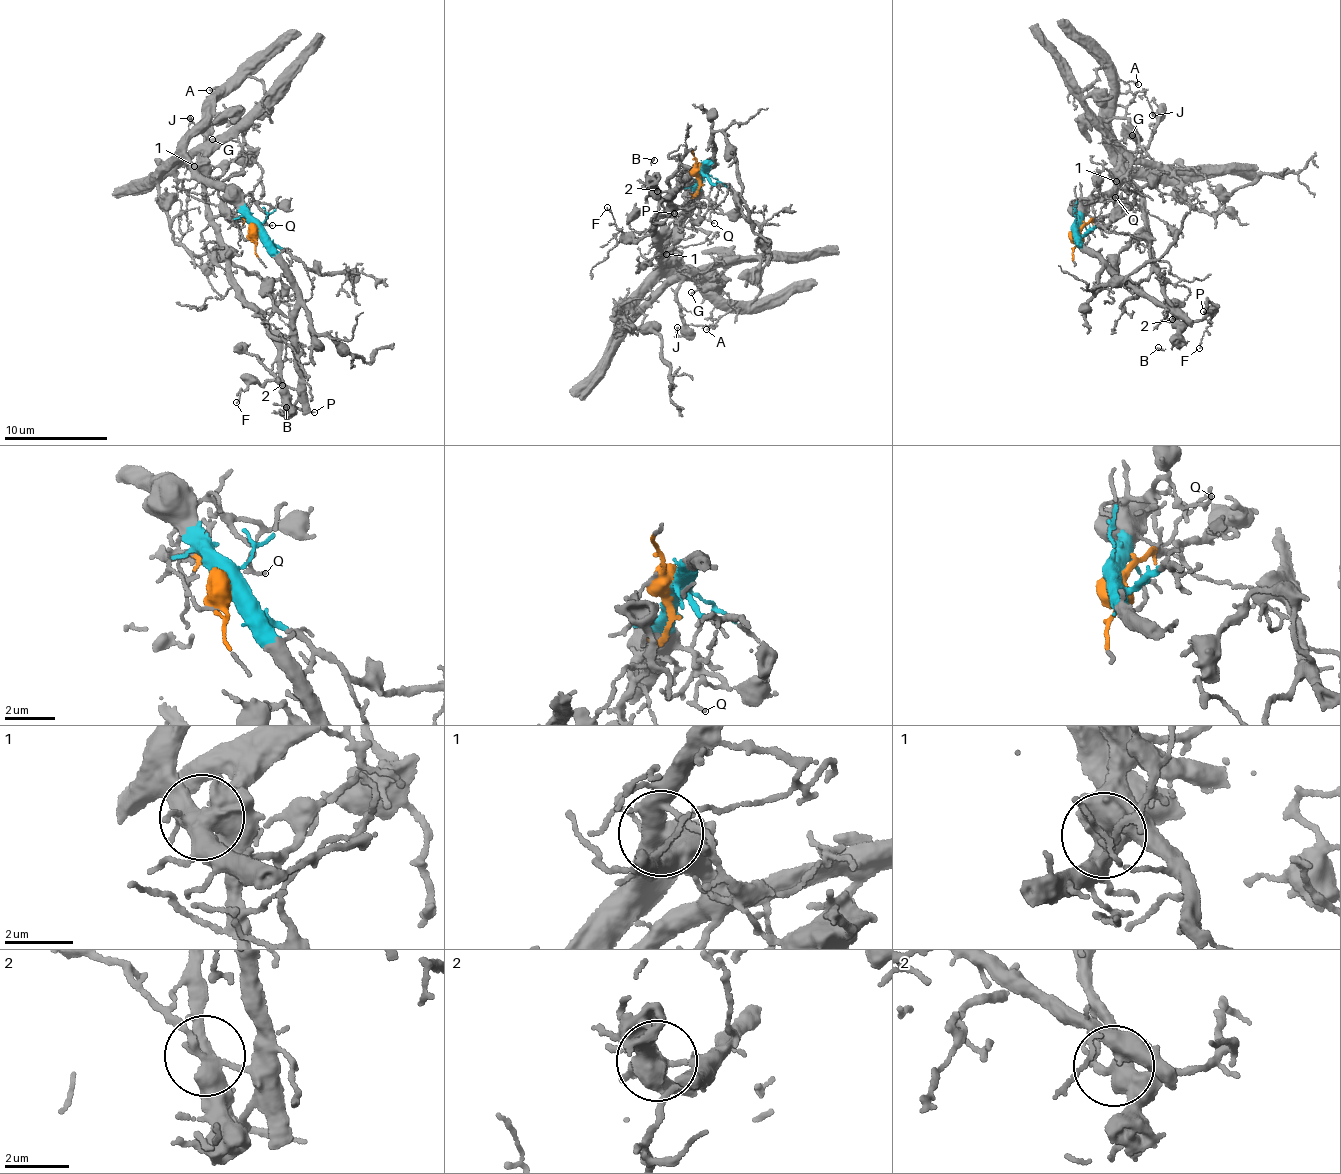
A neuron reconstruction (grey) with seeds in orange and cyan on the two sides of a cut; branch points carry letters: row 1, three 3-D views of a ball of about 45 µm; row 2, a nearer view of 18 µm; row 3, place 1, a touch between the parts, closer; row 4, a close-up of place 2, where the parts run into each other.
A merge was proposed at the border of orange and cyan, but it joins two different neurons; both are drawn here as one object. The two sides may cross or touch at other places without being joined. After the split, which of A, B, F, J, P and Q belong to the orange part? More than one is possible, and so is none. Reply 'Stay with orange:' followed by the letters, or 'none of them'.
Stay with orange: B, J

